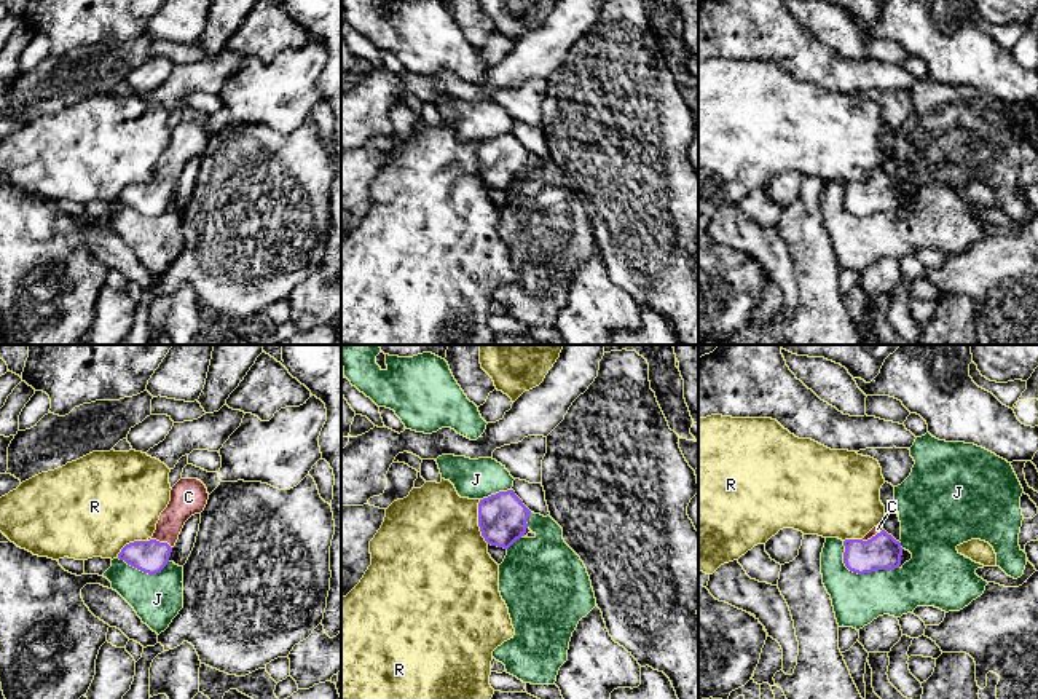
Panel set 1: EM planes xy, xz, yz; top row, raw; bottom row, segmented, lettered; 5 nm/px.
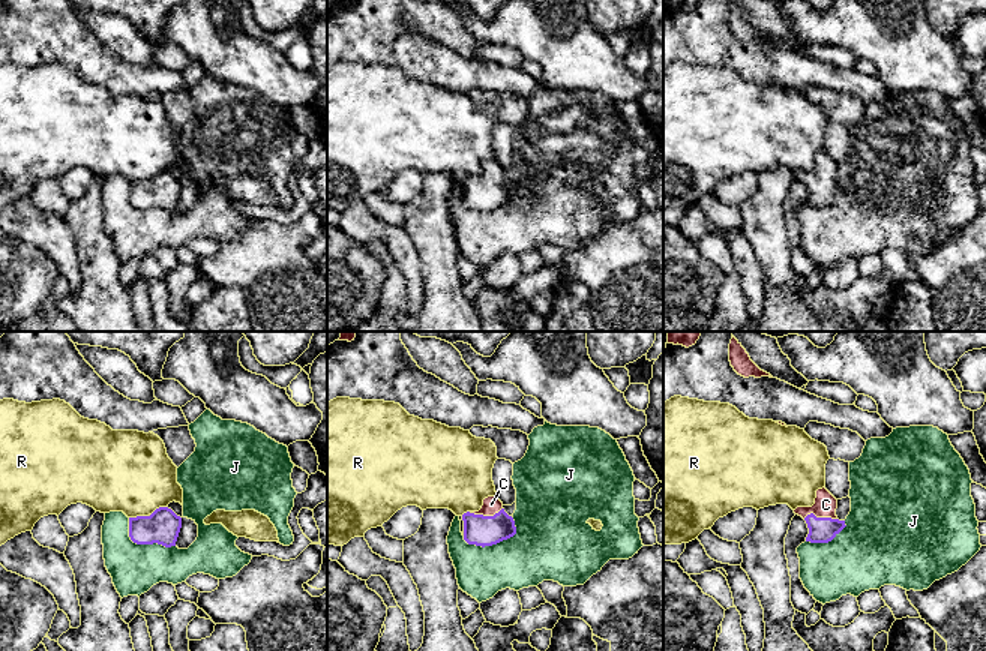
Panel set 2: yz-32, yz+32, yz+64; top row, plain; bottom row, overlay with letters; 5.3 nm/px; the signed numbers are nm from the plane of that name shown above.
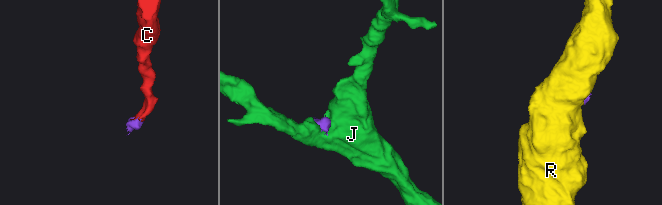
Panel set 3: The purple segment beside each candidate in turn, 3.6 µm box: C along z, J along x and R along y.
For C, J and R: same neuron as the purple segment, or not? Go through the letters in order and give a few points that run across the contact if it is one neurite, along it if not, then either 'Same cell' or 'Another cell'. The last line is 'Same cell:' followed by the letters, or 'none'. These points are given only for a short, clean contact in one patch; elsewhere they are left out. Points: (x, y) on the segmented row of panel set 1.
C: Line: xy (152, 556), (160, 543), (172, 517), (185, 501). Same cell
J: Line: yz (842, 541), (844, 564), (853, 572), (871, 573), (898, 568). Another cell
R: Line: xz (479, 500), (479, 530), (488, 543). Another cell
Same cell: C

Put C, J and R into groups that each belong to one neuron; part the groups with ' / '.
C / J / R

